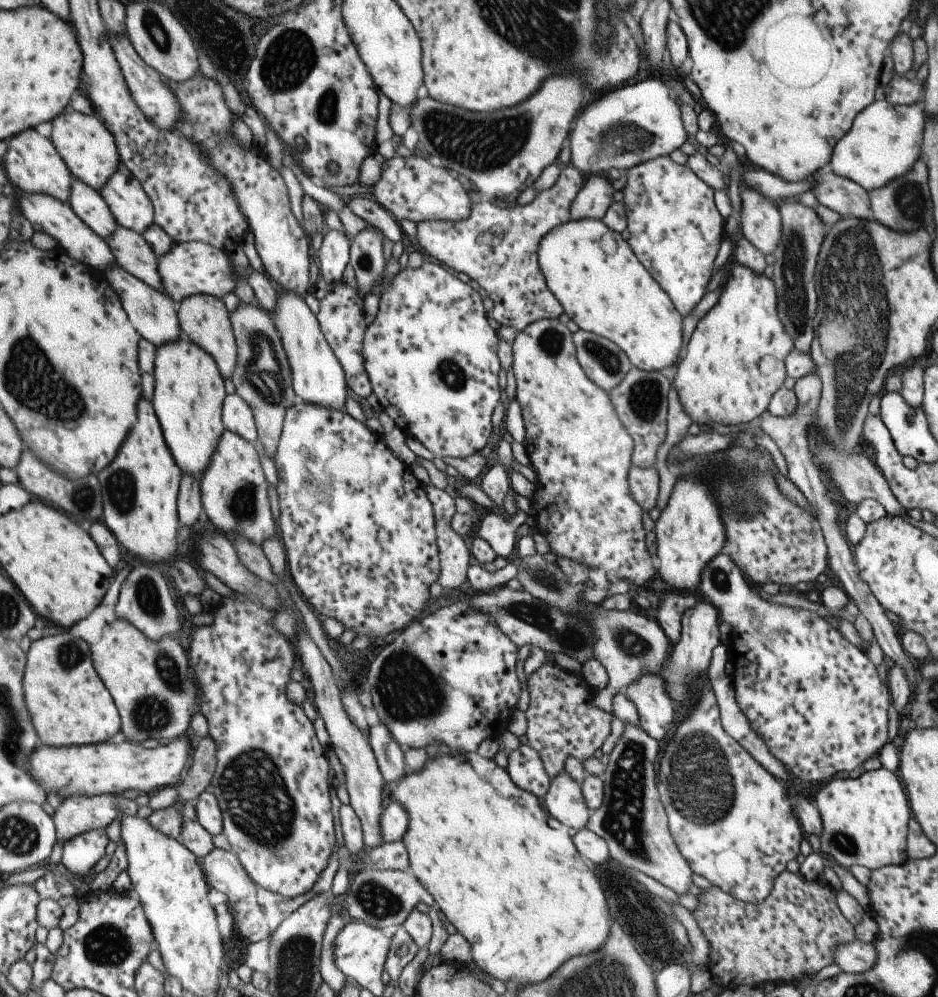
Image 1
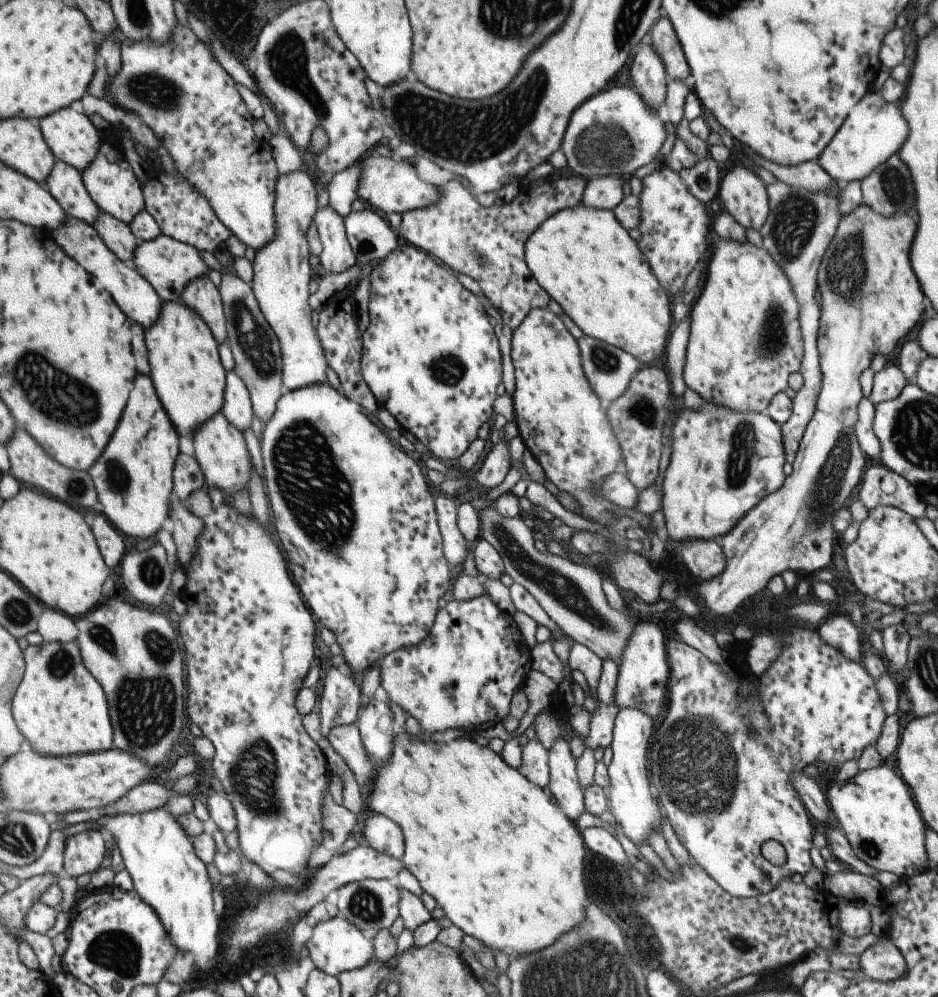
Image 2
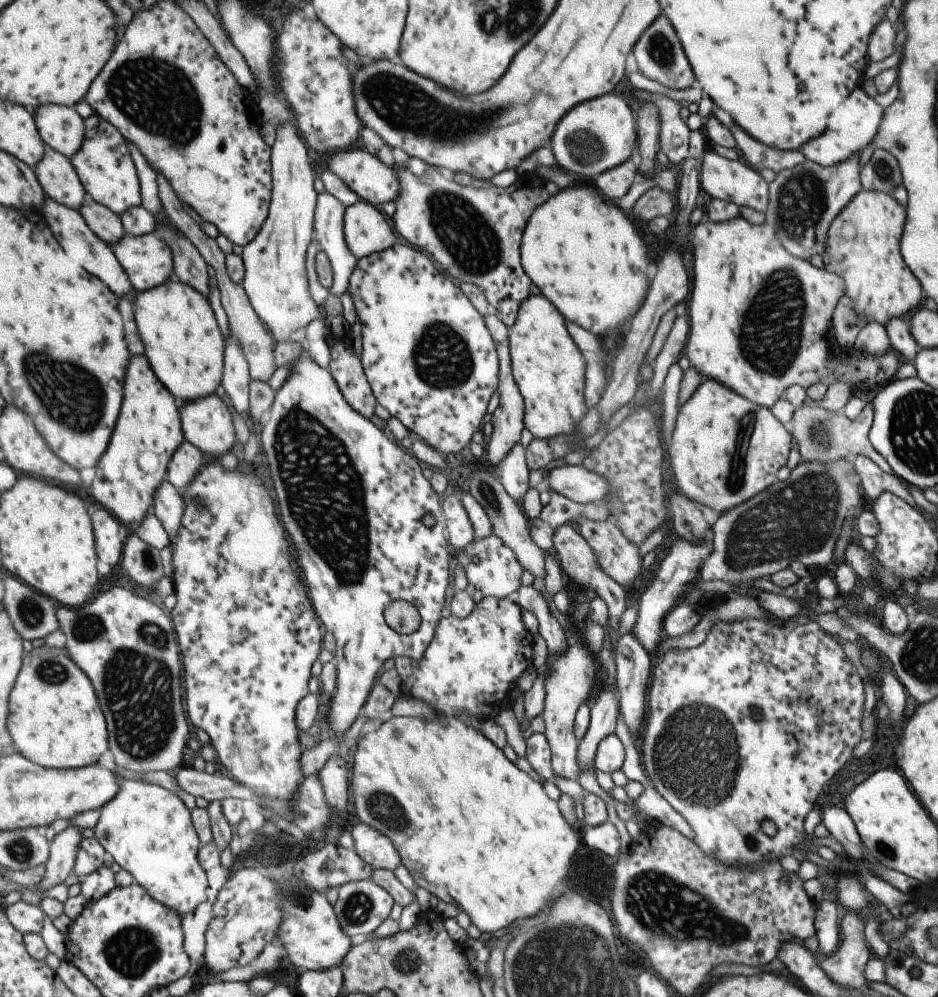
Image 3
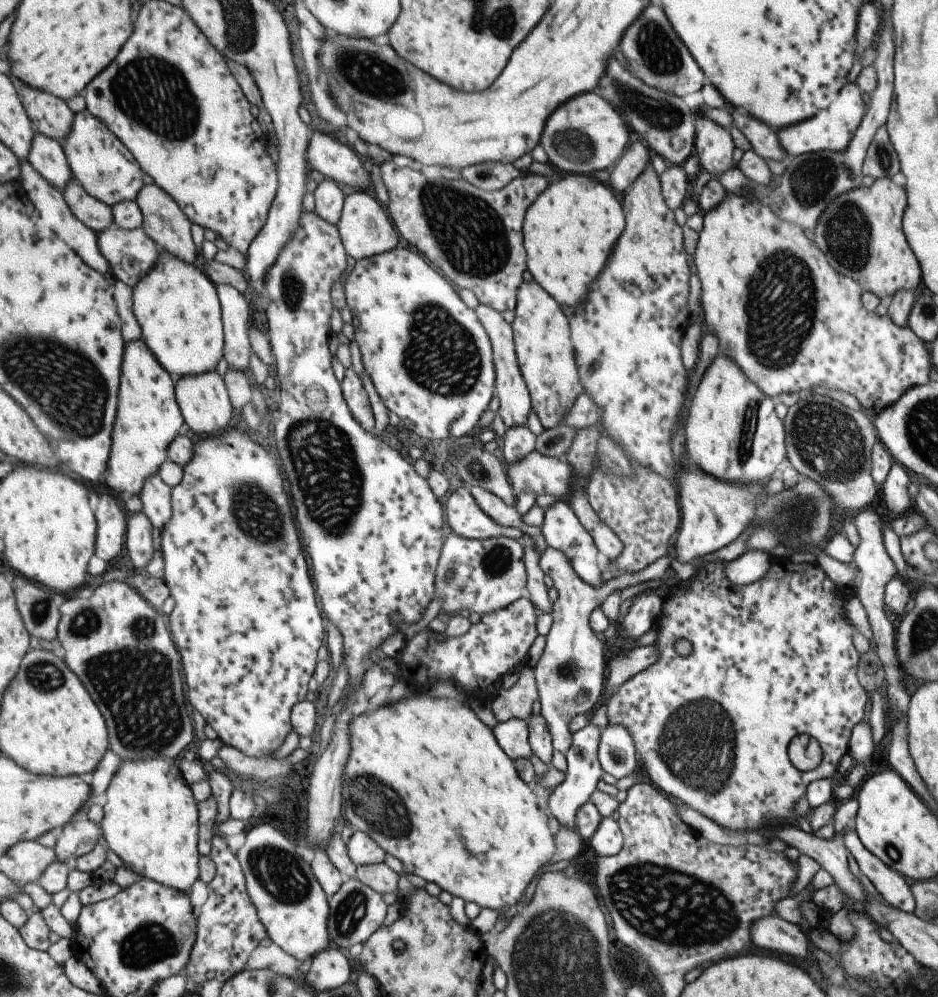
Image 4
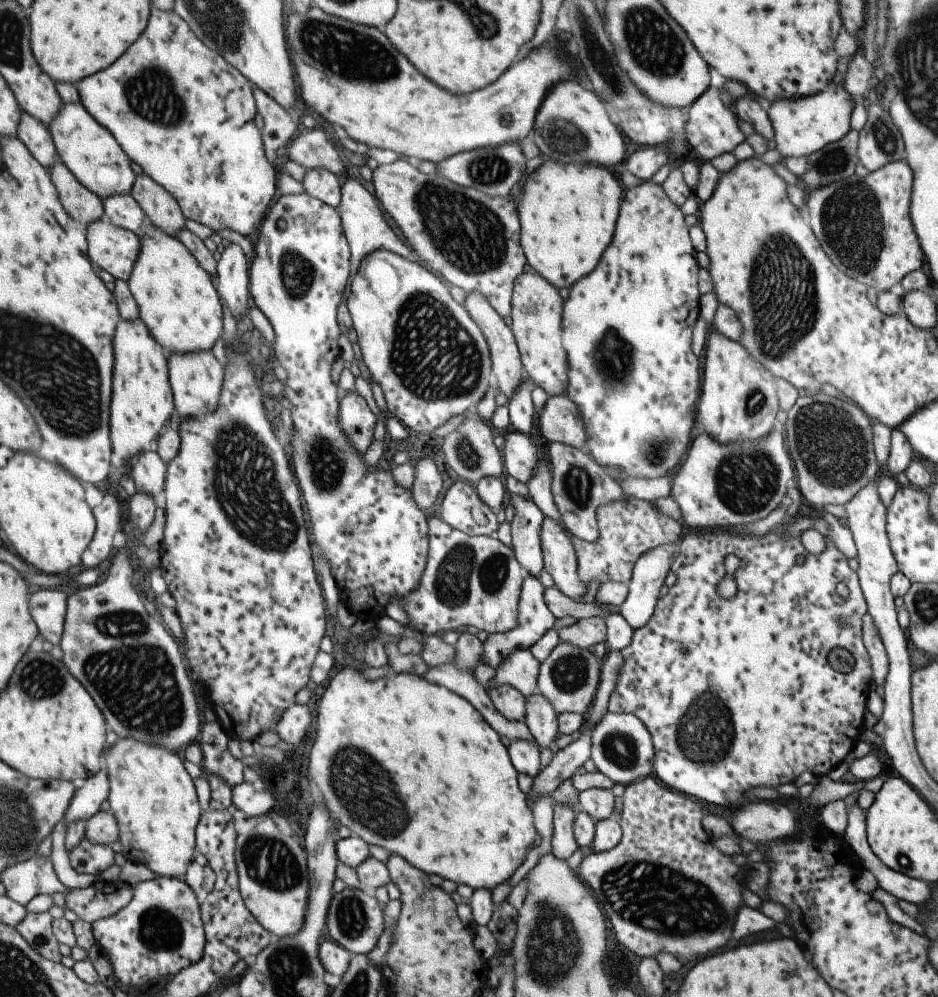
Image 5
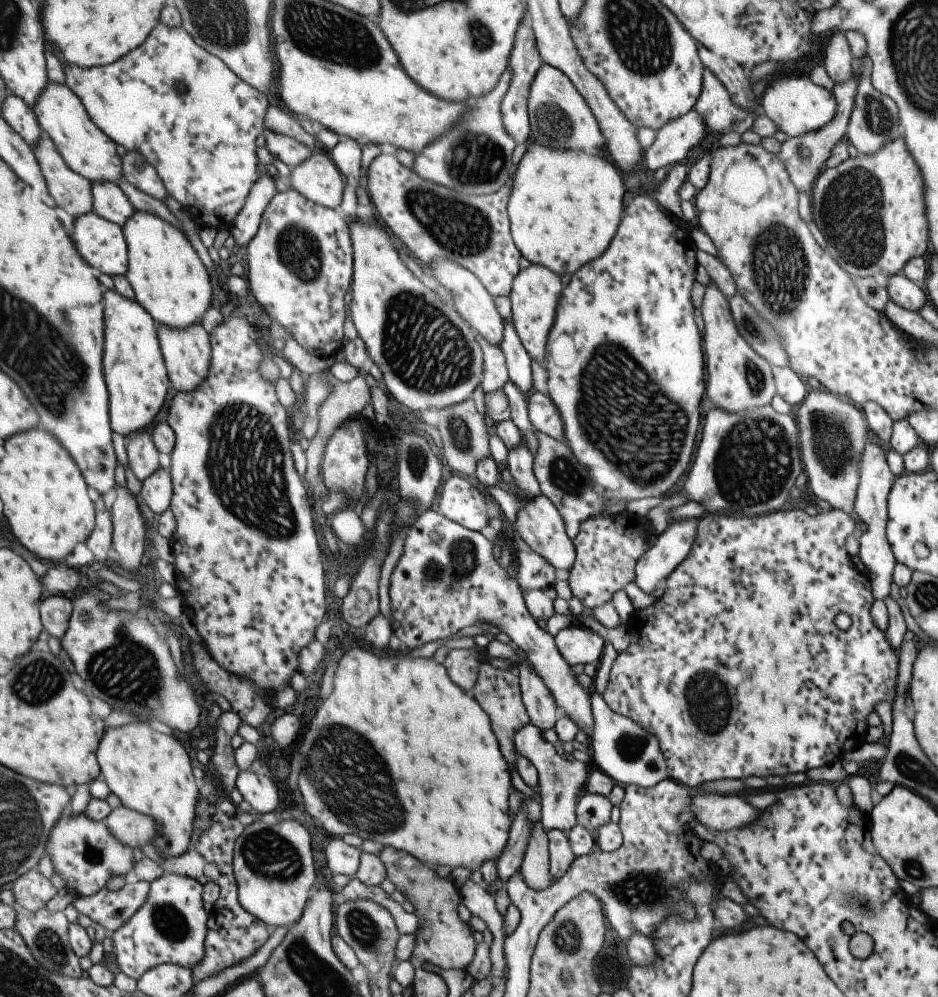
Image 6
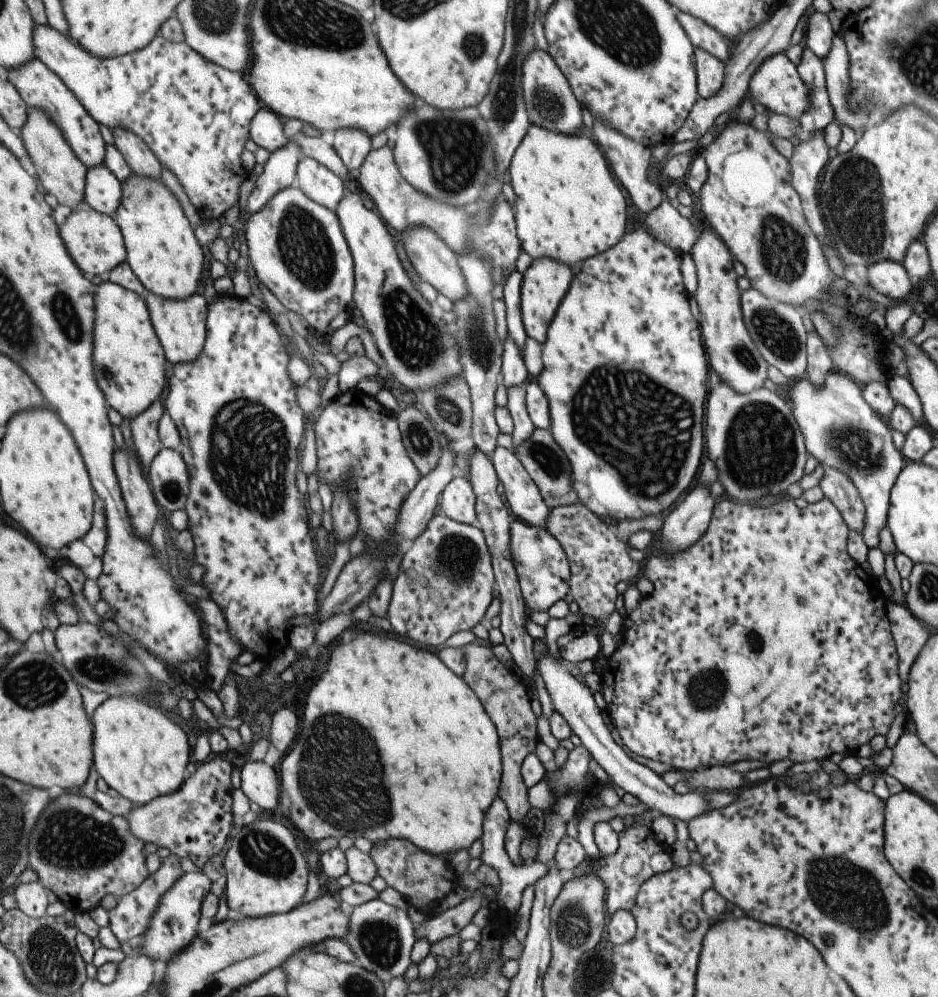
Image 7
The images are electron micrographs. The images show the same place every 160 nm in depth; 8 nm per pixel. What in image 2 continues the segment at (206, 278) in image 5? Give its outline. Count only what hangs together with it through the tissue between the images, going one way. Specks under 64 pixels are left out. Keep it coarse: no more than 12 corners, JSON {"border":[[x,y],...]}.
{"border":[[197,310],[147,328],[165,412],[193,439],[223,412],[228,372]]}

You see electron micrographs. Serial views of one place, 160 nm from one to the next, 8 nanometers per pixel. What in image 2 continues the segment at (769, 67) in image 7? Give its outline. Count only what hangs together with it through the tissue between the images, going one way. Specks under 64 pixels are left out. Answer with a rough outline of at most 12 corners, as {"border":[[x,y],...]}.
{"border":[[869,92],[817,162],[842,185],[901,150],[898,104]]}

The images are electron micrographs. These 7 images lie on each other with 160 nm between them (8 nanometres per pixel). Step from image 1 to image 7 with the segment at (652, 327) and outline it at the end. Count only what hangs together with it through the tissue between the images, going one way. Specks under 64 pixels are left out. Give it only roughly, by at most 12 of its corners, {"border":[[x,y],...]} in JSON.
{"border":[[530,122],[508,164],[520,248],[617,244],[628,199],[582,133]]}

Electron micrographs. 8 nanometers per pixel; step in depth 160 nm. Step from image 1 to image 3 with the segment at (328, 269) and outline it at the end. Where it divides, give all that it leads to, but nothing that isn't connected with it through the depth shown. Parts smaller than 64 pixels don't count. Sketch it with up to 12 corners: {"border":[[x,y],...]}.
{"border":[[317,194],[312,230],[339,299],[357,264],[343,237],[344,207]]}

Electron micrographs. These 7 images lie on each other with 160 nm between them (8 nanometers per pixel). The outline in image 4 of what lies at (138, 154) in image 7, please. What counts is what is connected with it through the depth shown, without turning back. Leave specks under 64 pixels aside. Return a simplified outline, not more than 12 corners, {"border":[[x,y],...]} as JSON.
{"border":[[157,182],[136,201],[161,250],[193,264],[193,223]]}

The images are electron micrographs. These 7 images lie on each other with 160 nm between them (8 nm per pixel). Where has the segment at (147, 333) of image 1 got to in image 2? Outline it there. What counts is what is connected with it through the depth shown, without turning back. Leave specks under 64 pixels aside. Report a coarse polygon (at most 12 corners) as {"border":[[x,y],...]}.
{"border":[[77,218],[52,232],[129,319],[151,328],[163,298]]}

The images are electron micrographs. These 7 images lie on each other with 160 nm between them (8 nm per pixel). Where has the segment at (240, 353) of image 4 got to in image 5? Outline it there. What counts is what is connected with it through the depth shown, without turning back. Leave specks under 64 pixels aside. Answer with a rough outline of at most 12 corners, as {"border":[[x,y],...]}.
{"border":[[239,244],[219,262],[218,291],[235,320],[247,316],[249,266]]}

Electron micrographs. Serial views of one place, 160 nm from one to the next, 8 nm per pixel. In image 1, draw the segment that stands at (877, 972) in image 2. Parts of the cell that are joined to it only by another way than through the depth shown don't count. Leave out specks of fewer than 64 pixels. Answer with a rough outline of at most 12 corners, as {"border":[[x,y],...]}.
{"border":[[855,939],[835,947],[834,962],[845,973],[876,963],[872,943]]}

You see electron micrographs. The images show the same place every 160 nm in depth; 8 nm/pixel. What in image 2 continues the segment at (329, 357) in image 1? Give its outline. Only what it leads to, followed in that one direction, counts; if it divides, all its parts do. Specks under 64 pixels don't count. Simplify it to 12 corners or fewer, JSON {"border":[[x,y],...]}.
{"border":[[279,176],[275,236],[249,286],[278,338],[281,384],[327,383],[308,304],[311,178]]}

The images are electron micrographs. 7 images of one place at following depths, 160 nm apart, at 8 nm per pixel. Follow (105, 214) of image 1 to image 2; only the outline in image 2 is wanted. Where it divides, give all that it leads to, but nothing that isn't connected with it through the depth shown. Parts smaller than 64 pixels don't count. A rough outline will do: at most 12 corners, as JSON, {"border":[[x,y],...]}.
{"border":[[63,160],[45,186],[68,216],[94,226],[102,211],[82,172]]}

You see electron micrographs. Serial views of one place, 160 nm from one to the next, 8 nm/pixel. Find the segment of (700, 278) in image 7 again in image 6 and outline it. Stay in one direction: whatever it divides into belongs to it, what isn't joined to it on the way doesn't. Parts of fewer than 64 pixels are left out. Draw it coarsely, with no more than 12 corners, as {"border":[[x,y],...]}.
{"border":[[709,281],[703,319],[705,394],[739,413],[769,405],[771,365],[737,332]]}

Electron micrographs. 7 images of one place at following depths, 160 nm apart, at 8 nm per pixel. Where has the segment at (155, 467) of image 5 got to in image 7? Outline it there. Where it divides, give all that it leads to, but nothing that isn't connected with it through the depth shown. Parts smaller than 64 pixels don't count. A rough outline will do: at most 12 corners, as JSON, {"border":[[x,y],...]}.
{"border":[[157,401],[131,420],[135,454],[146,470],[164,447]]}

